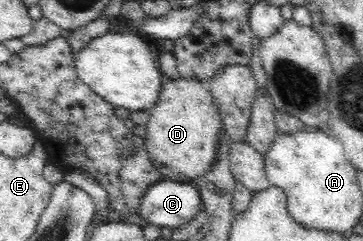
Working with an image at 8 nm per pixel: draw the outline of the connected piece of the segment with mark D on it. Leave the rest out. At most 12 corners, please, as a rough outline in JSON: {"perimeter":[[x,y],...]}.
{"perimeter":[[198,78],[162,83],[144,145],[164,180],[215,164],[221,115]]}

